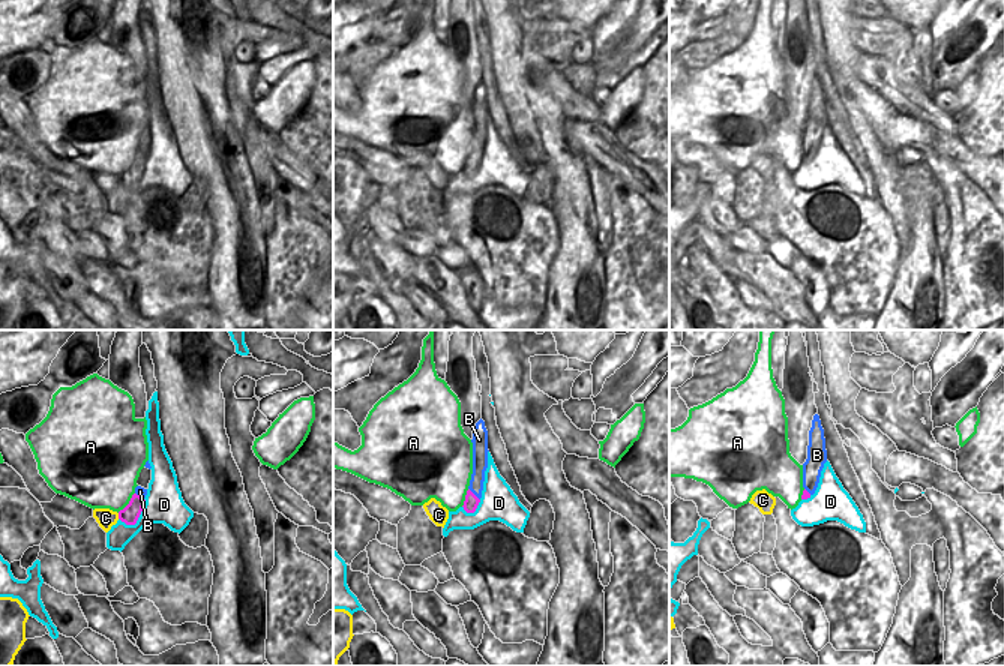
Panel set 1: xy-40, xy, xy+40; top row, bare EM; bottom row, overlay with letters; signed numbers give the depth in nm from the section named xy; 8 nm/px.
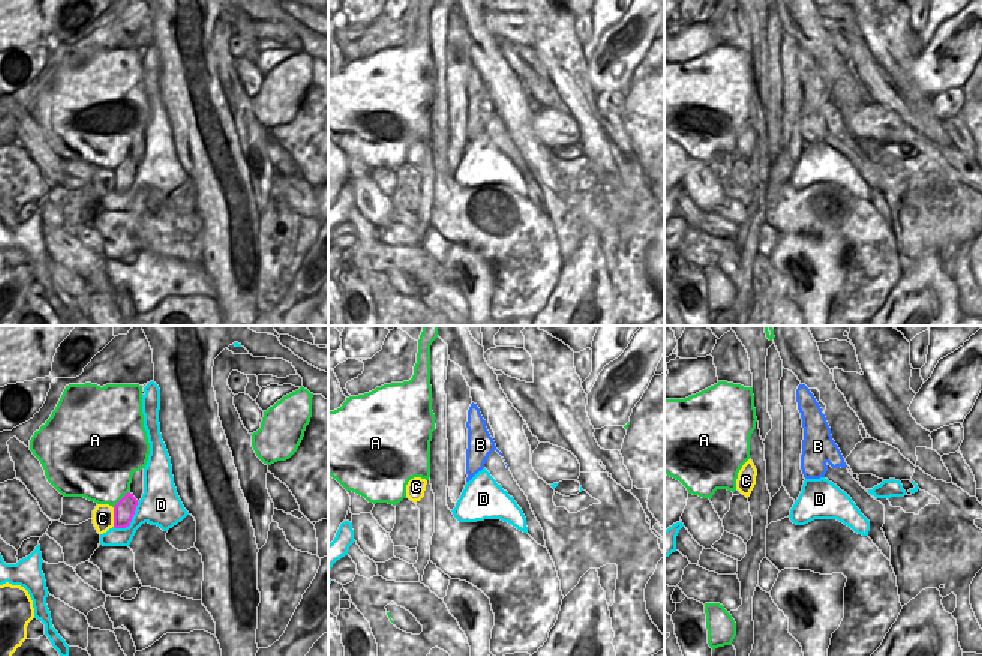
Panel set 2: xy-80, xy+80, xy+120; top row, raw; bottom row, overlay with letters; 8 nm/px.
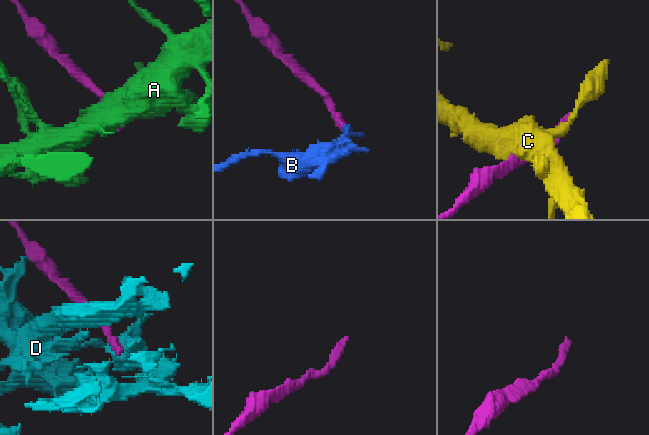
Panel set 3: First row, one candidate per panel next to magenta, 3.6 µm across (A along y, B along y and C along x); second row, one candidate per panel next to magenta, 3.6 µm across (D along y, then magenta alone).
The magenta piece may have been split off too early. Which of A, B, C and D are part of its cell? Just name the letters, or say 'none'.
none.

